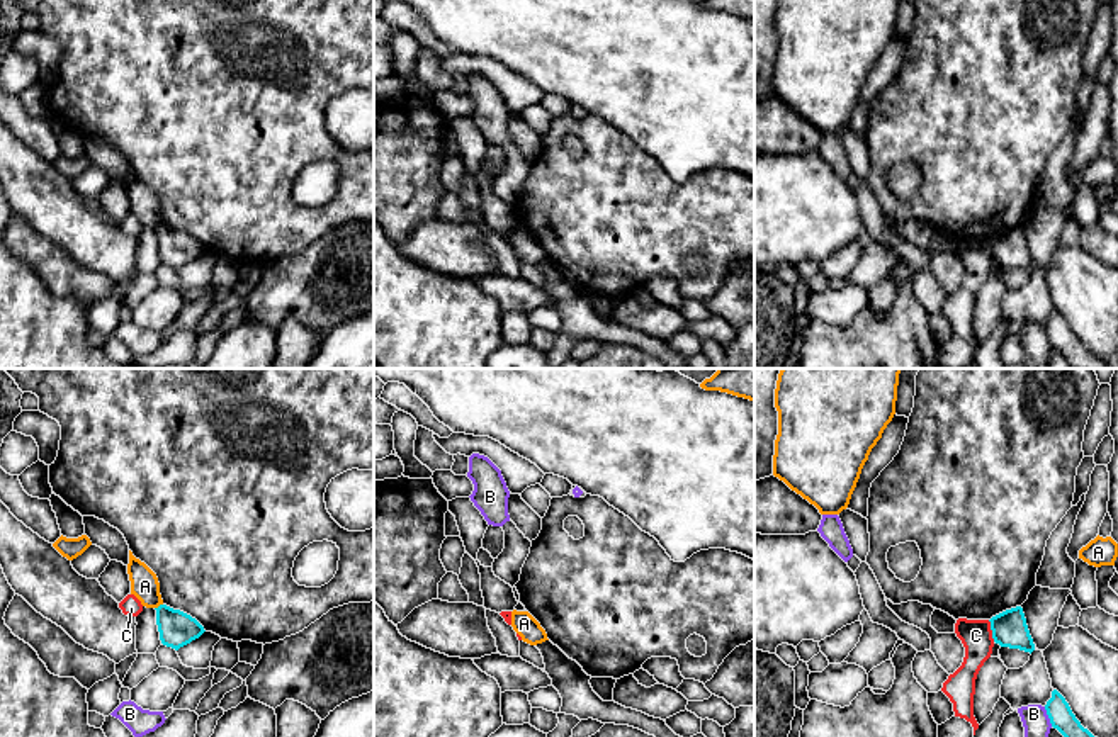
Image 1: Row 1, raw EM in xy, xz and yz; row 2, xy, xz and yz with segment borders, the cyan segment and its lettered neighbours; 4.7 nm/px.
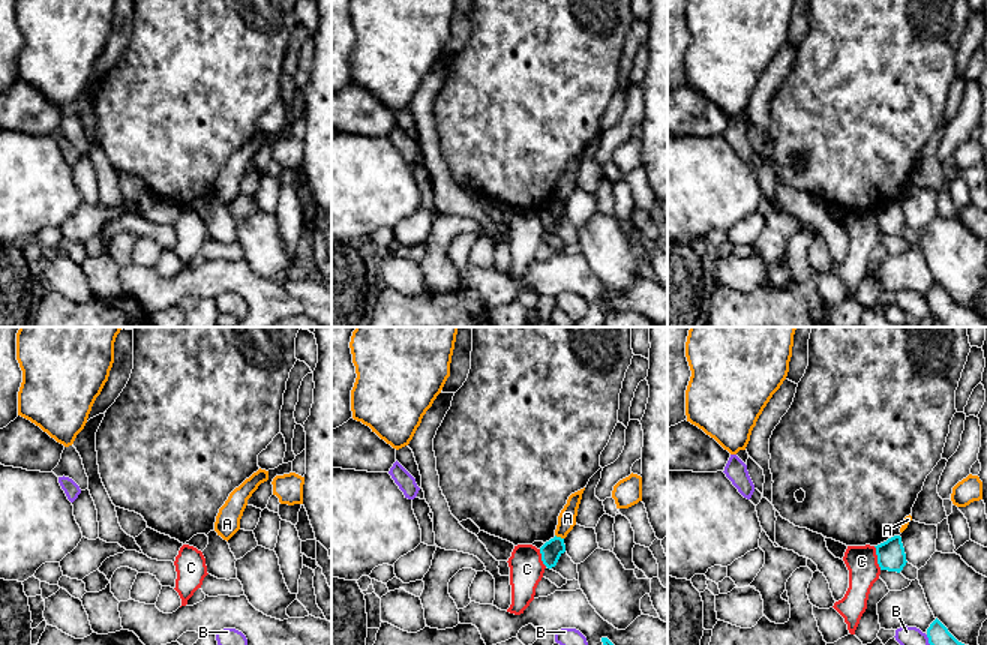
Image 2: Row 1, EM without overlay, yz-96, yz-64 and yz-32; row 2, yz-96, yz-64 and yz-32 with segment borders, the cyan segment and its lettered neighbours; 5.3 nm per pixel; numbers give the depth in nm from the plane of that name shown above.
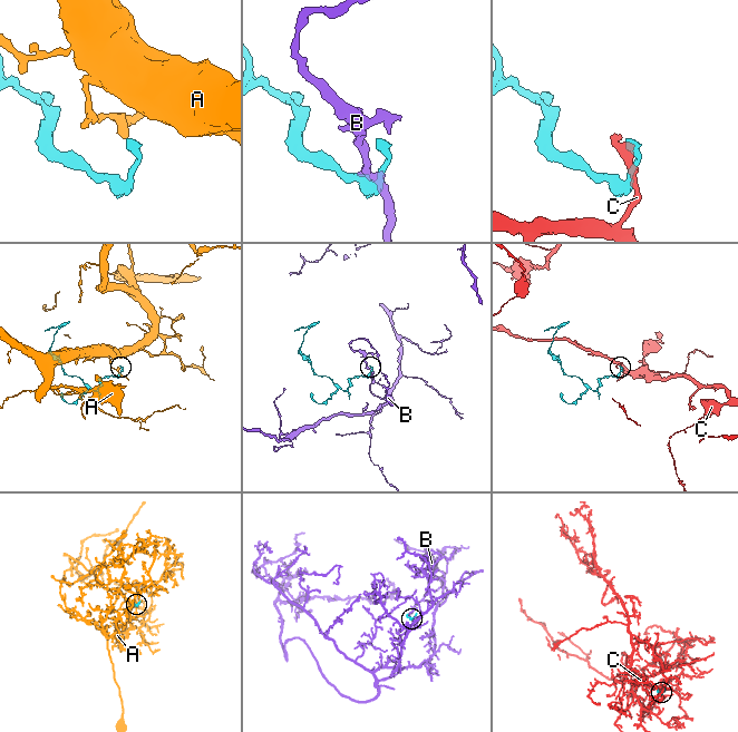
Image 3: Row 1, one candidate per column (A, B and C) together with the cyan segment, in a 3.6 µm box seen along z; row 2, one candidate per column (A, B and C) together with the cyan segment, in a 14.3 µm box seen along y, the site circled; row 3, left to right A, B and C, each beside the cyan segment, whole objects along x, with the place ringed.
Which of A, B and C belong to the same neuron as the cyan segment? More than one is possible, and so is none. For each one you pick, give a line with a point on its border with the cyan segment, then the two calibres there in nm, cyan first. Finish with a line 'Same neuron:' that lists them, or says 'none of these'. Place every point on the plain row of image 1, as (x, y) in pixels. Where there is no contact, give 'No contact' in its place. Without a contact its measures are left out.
Same neuron: none of these

